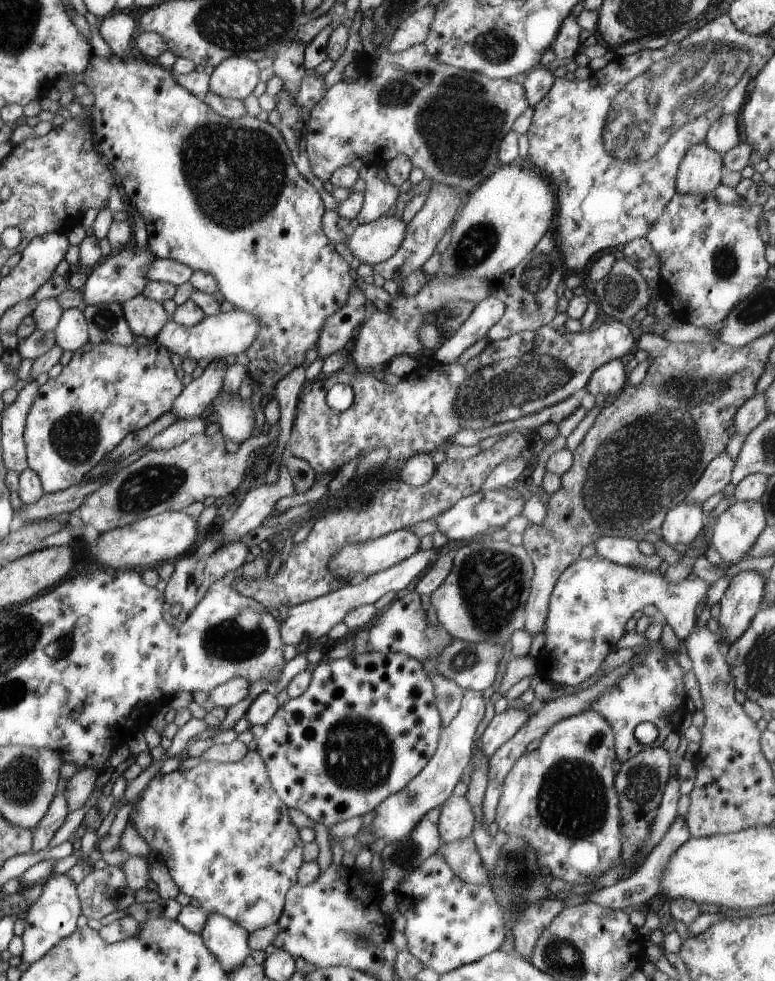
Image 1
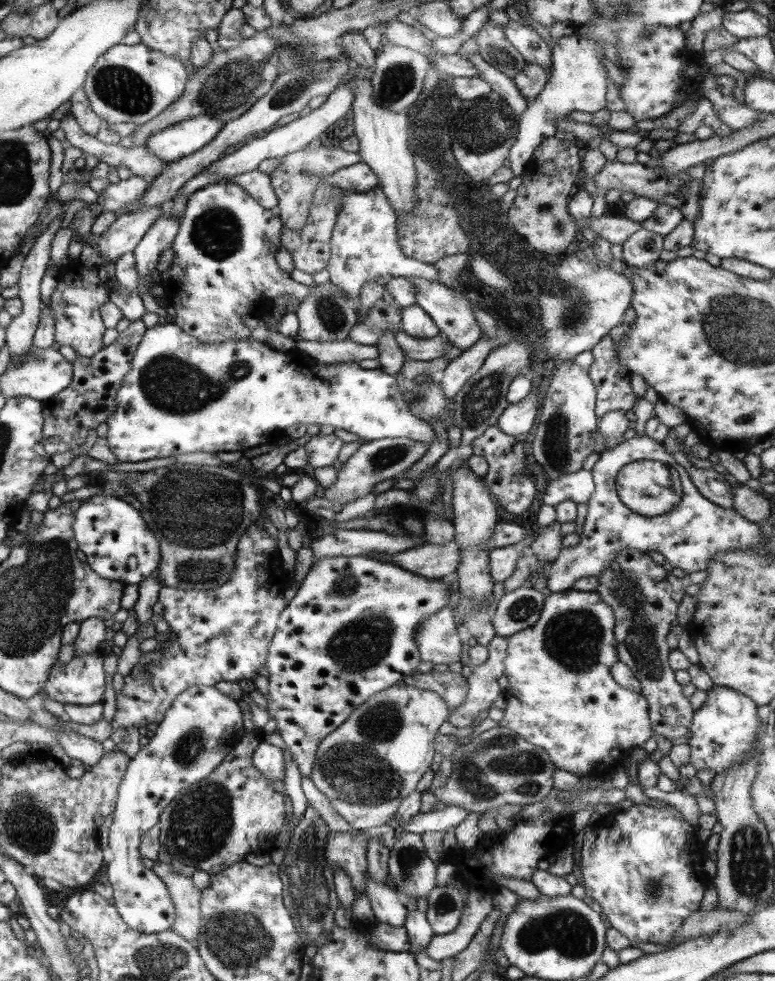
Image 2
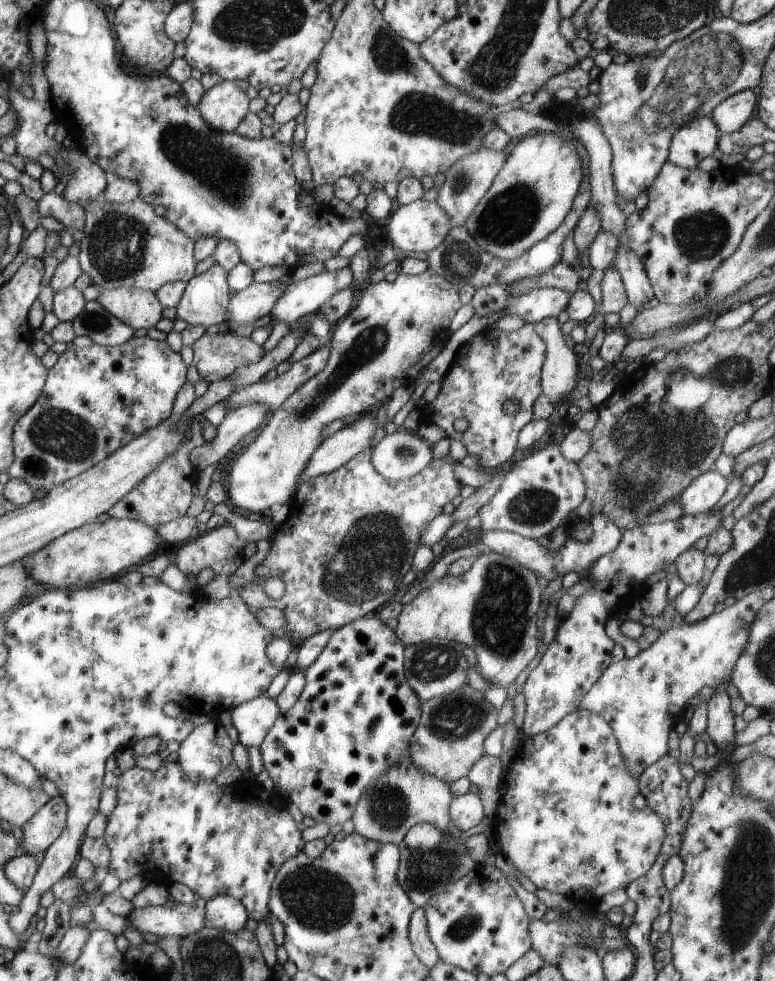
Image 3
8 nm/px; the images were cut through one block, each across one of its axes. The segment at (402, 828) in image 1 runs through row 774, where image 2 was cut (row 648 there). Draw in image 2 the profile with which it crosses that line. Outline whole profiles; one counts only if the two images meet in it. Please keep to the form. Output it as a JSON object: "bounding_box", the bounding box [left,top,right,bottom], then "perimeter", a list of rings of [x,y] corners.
{"bounding_box":[412,605,461,664],"perimeter":[[[443,605],[423,617],[412,630],[419,660],[431,664],[451,664],[459,660],[461,642],[451,616],[451,605]]]}

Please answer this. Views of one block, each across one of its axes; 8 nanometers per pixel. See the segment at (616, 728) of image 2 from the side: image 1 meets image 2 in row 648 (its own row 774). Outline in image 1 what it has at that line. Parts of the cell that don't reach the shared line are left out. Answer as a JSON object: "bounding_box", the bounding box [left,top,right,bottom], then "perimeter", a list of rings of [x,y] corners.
{"bounding_box":[494,709,622,887],"perimeter":[[[587,709],[578,712],[576,715],[569,715],[564,719],[559,719],[553,726],[549,727],[549,730],[543,736],[540,736],[539,746],[531,752],[523,753],[505,775],[494,818],[498,830],[505,832],[507,835],[524,838],[527,844],[535,851],[538,866],[549,868],[549,878],[559,878],[559,880],[565,882],[567,887],[595,881],[607,869],[614,867],[622,860],[620,852],[622,847],[622,832],[620,831],[619,799],[613,786],[613,781],[619,767],[620,762],[617,760],[614,751],[614,734],[612,728],[600,714]]]}

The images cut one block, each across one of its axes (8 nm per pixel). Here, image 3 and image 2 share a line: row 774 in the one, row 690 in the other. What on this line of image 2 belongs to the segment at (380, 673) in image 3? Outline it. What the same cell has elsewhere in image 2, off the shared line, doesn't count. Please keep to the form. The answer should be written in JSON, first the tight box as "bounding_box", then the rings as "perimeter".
{"bounding_box":[265,556,456,777],"perimeter":[[[322,556],[313,558],[312,564],[309,566],[308,572],[296,590],[295,595],[285,608],[279,613],[276,629],[268,646],[266,663],[269,676],[268,679],[268,695],[266,698],[265,710],[269,716],[275,720],[277,735],[281,736],[281,740],[287,746],[291,759],[295,763],[295,768],[299,771],[301,777],[309,777],[311,769],[313,769],[313,758],[315,757],[318,744],[323,741],[323,737],[327,736],[332,730],[335,730],[350,715],[350,712],[359,706],[371,694],[379,692],[396,682],[402,682],[403,675],[410,675],[415,667],[419,664],[419,653],[417,652],[415,643],[412,641],[412,630],[418,625],[418,622],[427,615],[439,610],[443,605],[451,604],[455,601],[456,595],[450,590],[449,583],[445,583],[444,579],[425,578],[413,574],[407,570],[399,568],[391,563],[382,563],[381,561],[372,559],[369,556]]]}

